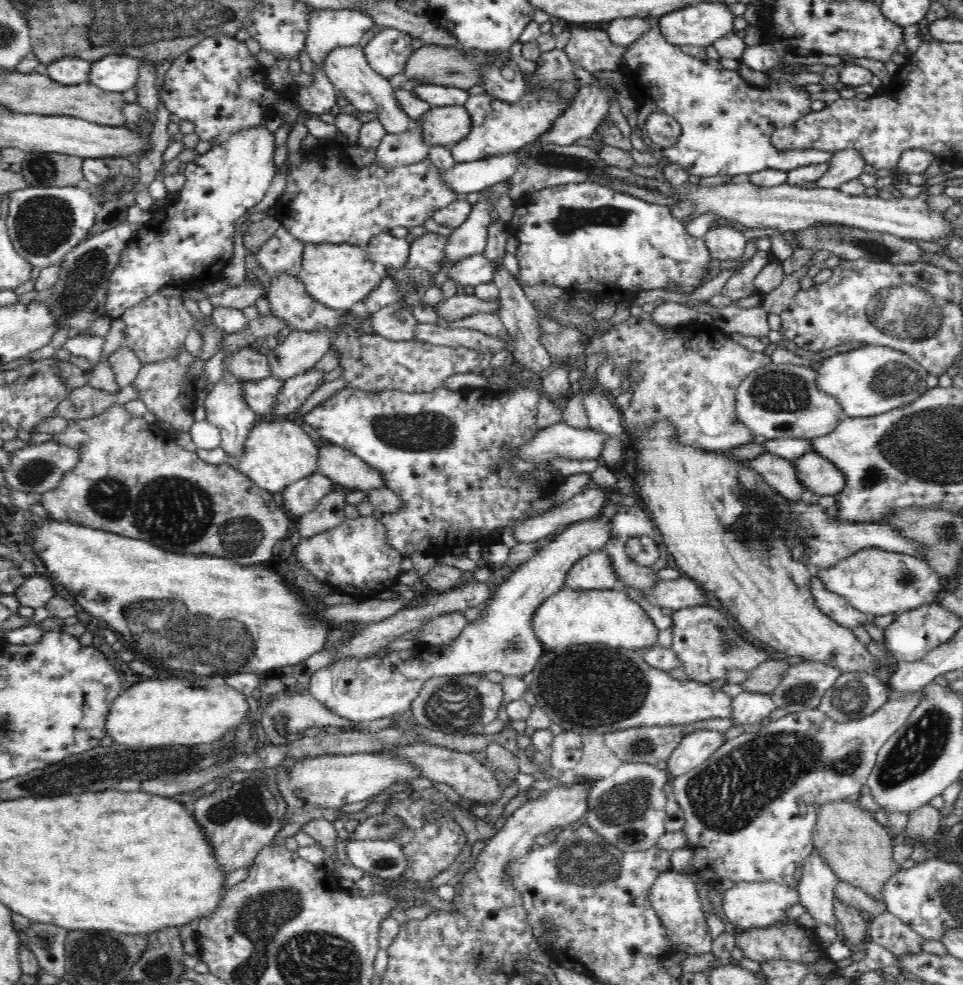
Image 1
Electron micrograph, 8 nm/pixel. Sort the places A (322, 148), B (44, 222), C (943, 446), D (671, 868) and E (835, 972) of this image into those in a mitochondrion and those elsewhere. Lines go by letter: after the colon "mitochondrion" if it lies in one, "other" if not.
A: other
B: mitochondrion
C: mitochondrion
D: other
E: other

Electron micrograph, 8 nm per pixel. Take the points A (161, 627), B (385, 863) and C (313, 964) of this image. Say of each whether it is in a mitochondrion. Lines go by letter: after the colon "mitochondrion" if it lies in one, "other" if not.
A: mitochondrion
B: mitochondrion
C: mitochondrion

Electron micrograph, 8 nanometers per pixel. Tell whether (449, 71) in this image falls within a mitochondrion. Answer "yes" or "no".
yes

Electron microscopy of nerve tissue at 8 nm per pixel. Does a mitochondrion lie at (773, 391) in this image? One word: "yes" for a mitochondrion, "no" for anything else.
yes

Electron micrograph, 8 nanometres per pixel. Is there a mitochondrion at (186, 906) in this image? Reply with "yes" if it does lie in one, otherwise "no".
no

